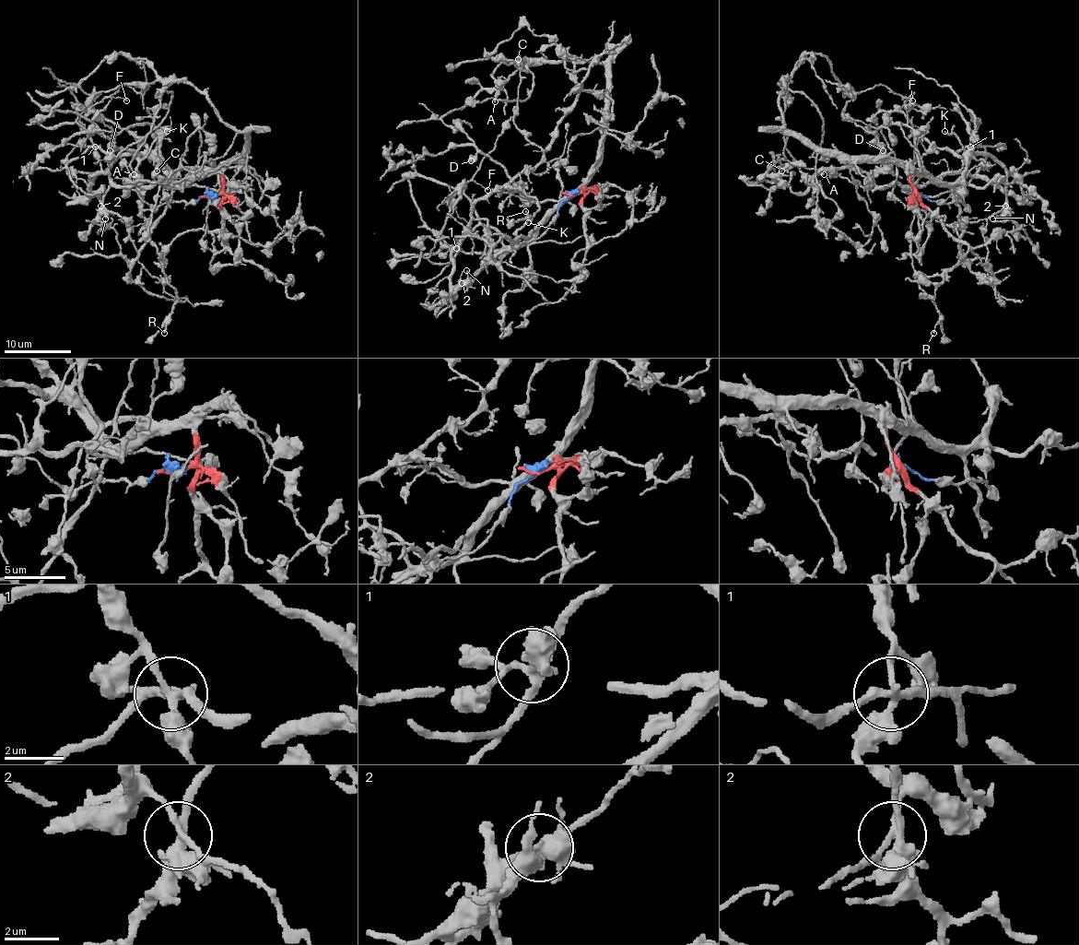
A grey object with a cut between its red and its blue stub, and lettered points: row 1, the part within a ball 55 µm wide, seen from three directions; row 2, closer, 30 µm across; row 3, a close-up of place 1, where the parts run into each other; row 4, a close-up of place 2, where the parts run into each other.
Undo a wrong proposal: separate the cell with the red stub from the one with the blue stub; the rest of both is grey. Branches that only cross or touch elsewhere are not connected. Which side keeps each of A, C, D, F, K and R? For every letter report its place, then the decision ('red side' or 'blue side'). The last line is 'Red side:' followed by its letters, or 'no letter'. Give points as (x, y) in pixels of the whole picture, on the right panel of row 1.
A: place (824, 174); red side
C: place (781, 171); blue side
D: place (883, 150); red side
F: place (912, 100); blue side
K: place (944, 131); red side
R: place (933, 333); red side
Red side: A, D, K, R

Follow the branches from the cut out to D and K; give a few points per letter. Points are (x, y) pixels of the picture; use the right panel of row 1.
D: (917, 196), (909, 174), (925, 170), (918, 162), (915, 133), (899, 124), (883, 124), (874, 135), (883, 151)
K: (917, 196), (911, 172), (928, 172), (935, 179), (953, 183), (965, 170), (963, 146), (944, 131)

